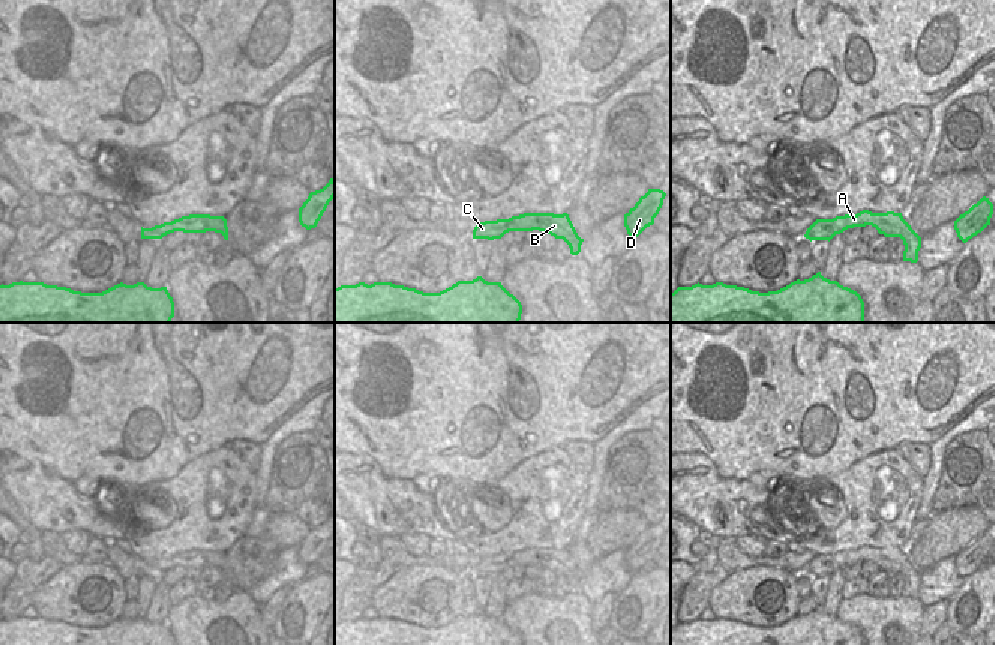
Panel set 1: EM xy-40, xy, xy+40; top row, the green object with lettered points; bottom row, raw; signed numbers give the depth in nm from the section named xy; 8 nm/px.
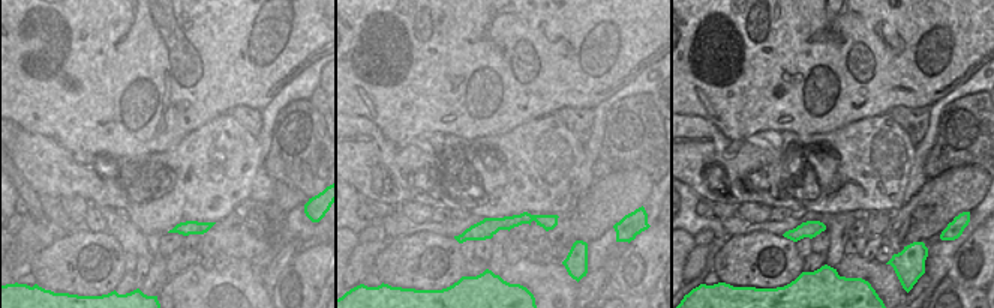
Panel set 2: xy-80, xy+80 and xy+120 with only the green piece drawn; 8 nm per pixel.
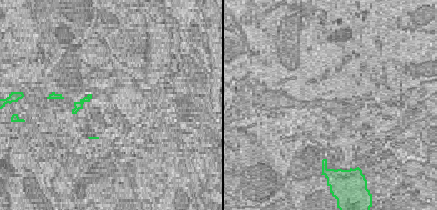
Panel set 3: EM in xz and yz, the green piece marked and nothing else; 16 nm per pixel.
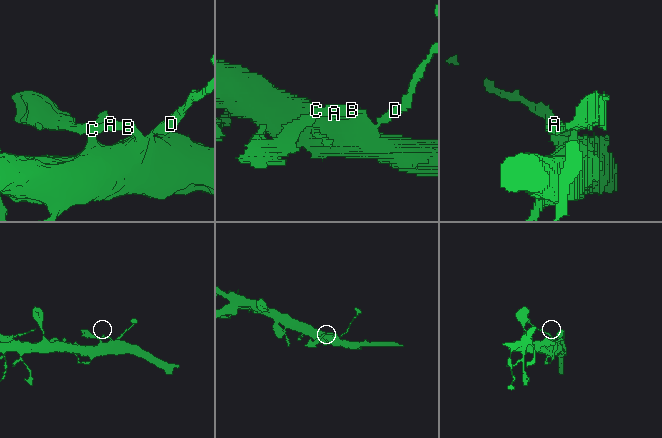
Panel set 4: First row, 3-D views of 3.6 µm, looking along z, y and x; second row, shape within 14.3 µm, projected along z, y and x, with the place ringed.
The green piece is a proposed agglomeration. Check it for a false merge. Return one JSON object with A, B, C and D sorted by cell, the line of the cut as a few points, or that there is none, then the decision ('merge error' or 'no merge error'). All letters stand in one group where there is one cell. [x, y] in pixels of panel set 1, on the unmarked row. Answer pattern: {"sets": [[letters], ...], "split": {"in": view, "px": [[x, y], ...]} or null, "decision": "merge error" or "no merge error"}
{"sets": [["A", "B", "C", "D"]], "split": null, "decision": "no merge error"}

